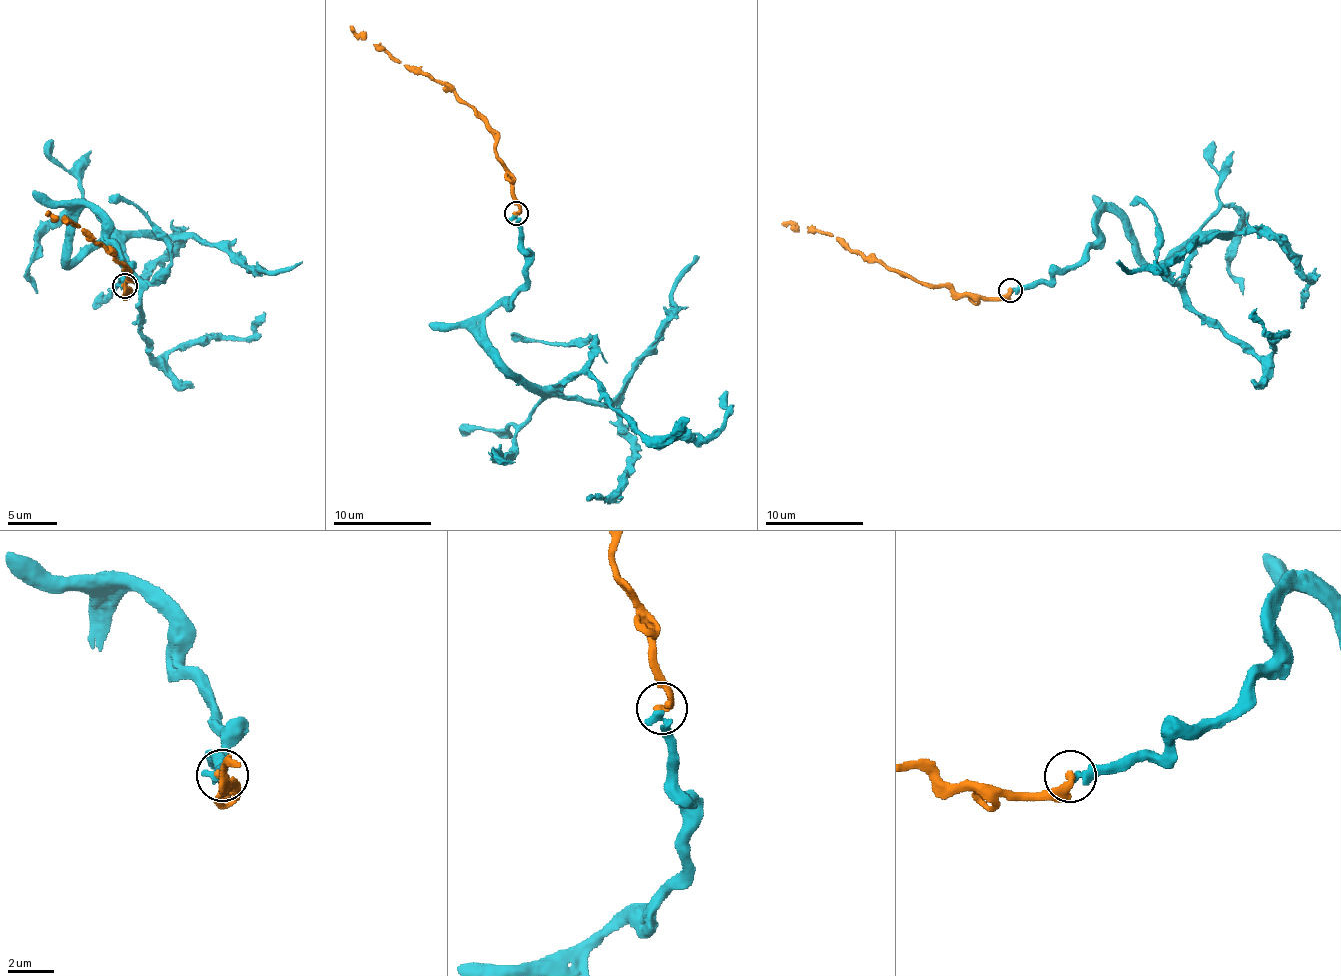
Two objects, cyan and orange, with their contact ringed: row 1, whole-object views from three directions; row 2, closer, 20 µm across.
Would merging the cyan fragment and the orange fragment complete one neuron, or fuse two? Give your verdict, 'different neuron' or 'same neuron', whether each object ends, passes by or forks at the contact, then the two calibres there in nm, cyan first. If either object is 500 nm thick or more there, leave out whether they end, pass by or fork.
different neuron | cyan ends | orange ends | 400/320 nm

